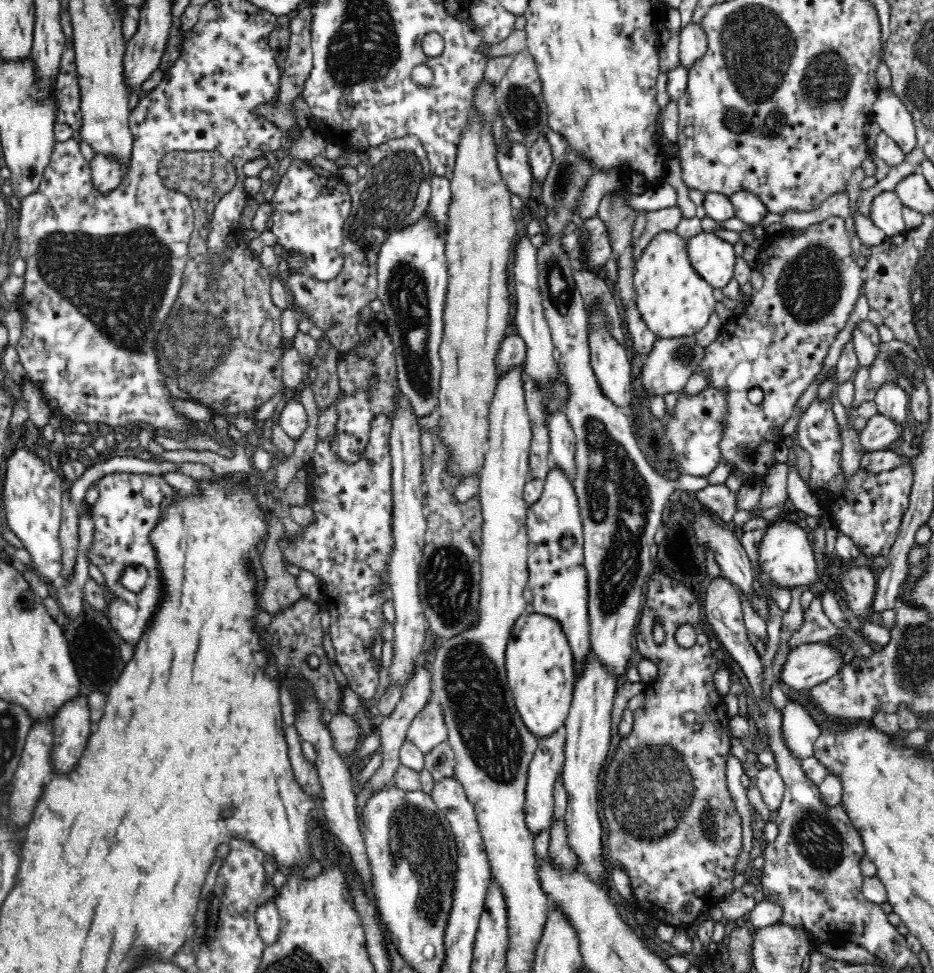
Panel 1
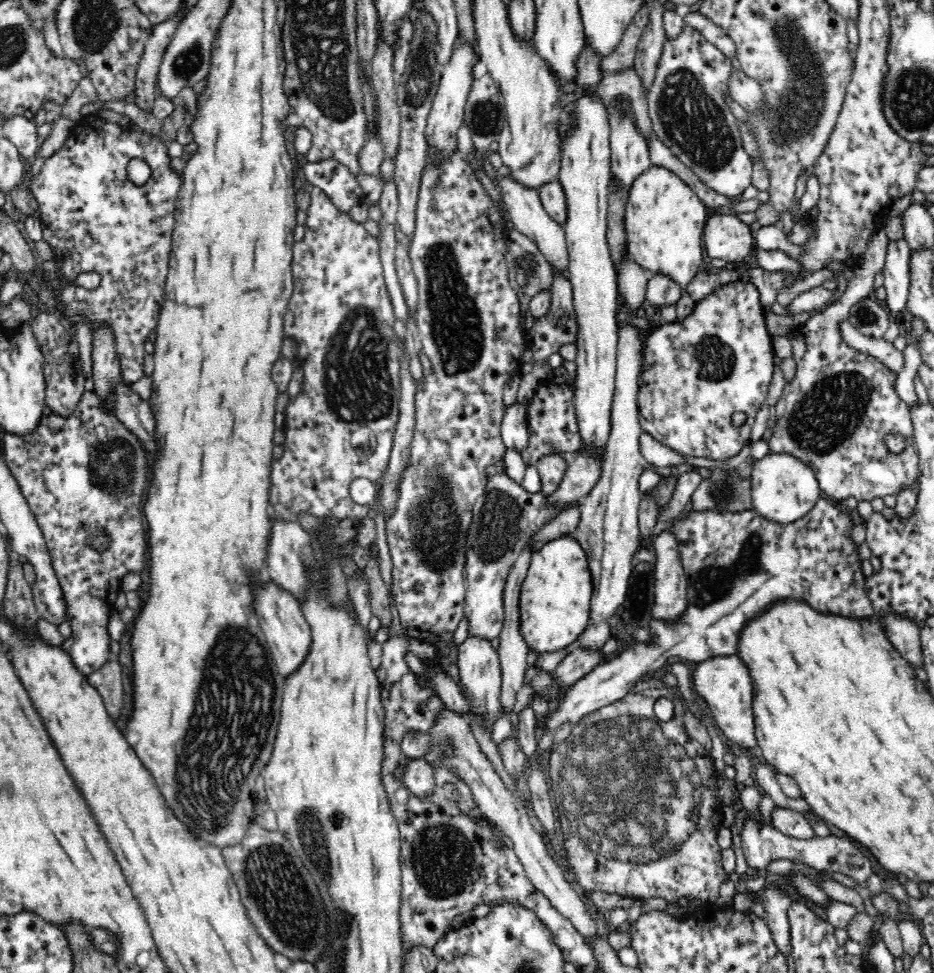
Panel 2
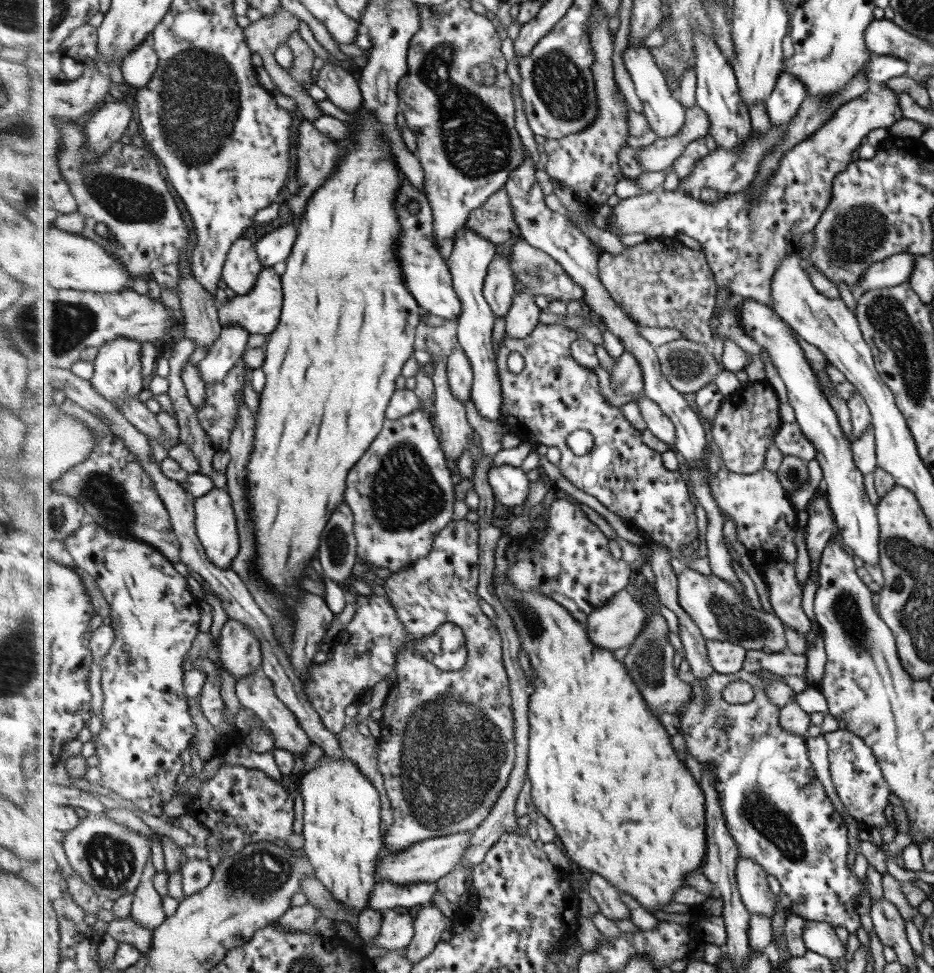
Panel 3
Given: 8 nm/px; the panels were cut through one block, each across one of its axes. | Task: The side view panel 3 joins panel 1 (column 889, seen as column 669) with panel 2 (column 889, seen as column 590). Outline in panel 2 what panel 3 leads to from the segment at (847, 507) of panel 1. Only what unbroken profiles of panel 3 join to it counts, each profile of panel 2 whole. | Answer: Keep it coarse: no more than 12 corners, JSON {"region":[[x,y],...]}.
{"region":[[868,239],[842,299],[790,339],[797,372],[770,452],[821,492],[870,502],[916,487],[897,374],[838,324],[871,297],[888,241]]}

